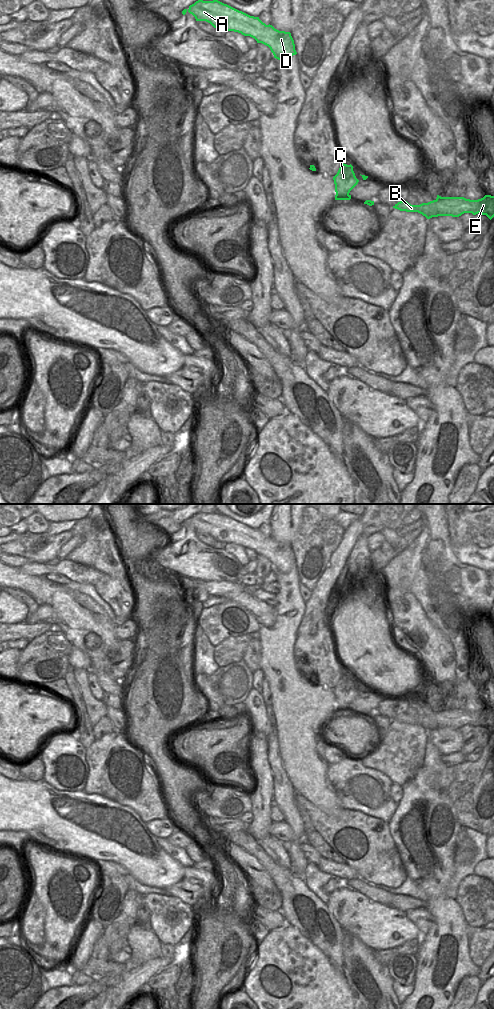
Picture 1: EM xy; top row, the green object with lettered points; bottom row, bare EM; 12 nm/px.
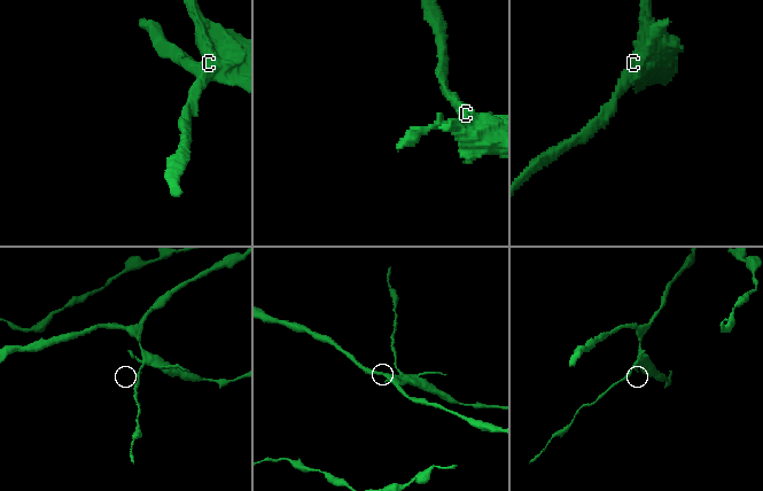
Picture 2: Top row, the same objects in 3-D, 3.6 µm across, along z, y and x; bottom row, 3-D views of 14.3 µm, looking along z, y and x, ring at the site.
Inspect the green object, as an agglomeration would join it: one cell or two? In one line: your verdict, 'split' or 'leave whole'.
split

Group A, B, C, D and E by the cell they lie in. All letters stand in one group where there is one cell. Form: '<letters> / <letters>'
A C D / B E

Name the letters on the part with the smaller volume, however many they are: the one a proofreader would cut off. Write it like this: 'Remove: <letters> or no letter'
Remove: B, E

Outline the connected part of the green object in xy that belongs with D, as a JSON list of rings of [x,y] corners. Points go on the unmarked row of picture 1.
[[[198,512],[190,517],[188,522],[184,521],[182,526],[185,527],[187,523],[195,529],[196,533],[206,533],[216,541],[222,543],[234,543],[241,545],[244,548],[254,550],[257,555],[262,555],[268,558],[273,565],[274,570],[280,573],[289,573],[293,567],[297,566],[294,552],[290,544],[279,543],[272,537],[266,537],[263,535],[259,529],[250,528],[218,512]]]

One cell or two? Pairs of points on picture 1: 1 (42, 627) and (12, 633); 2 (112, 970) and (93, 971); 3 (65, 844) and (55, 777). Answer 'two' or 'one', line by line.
1: one
2: one
3: two

